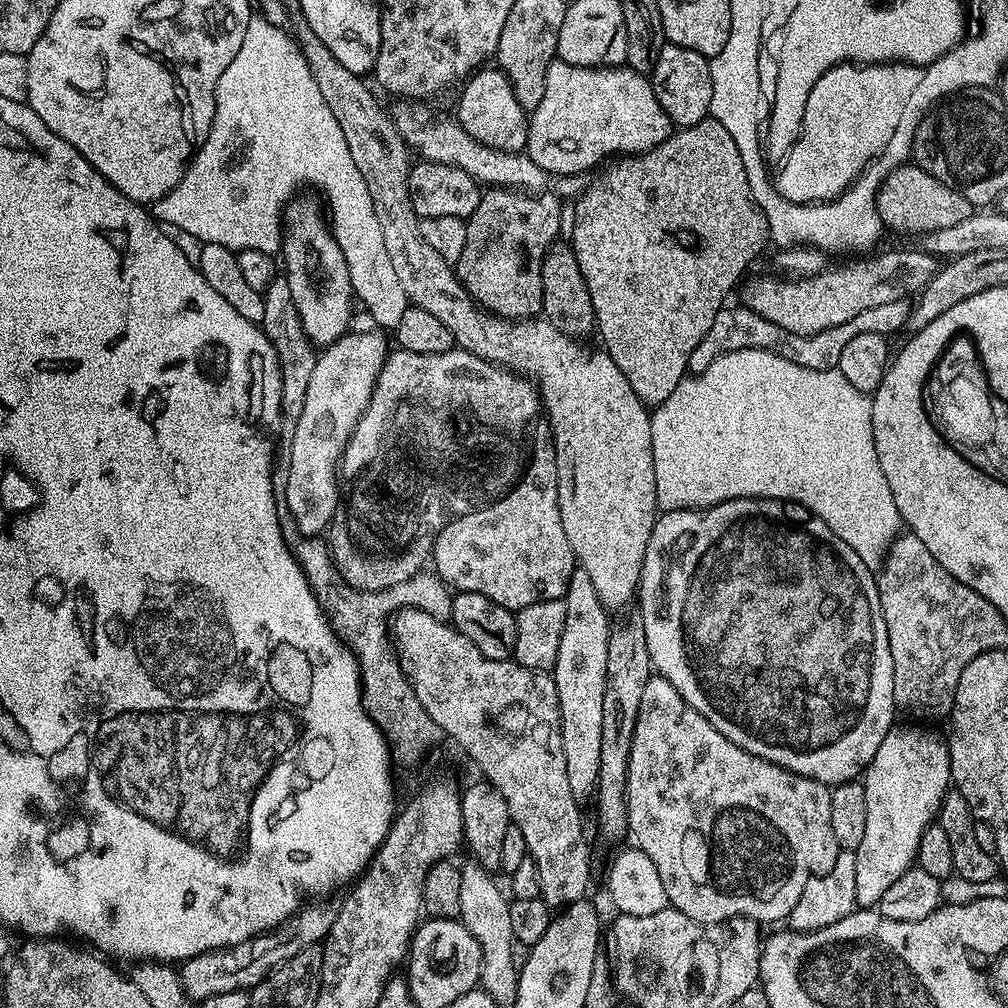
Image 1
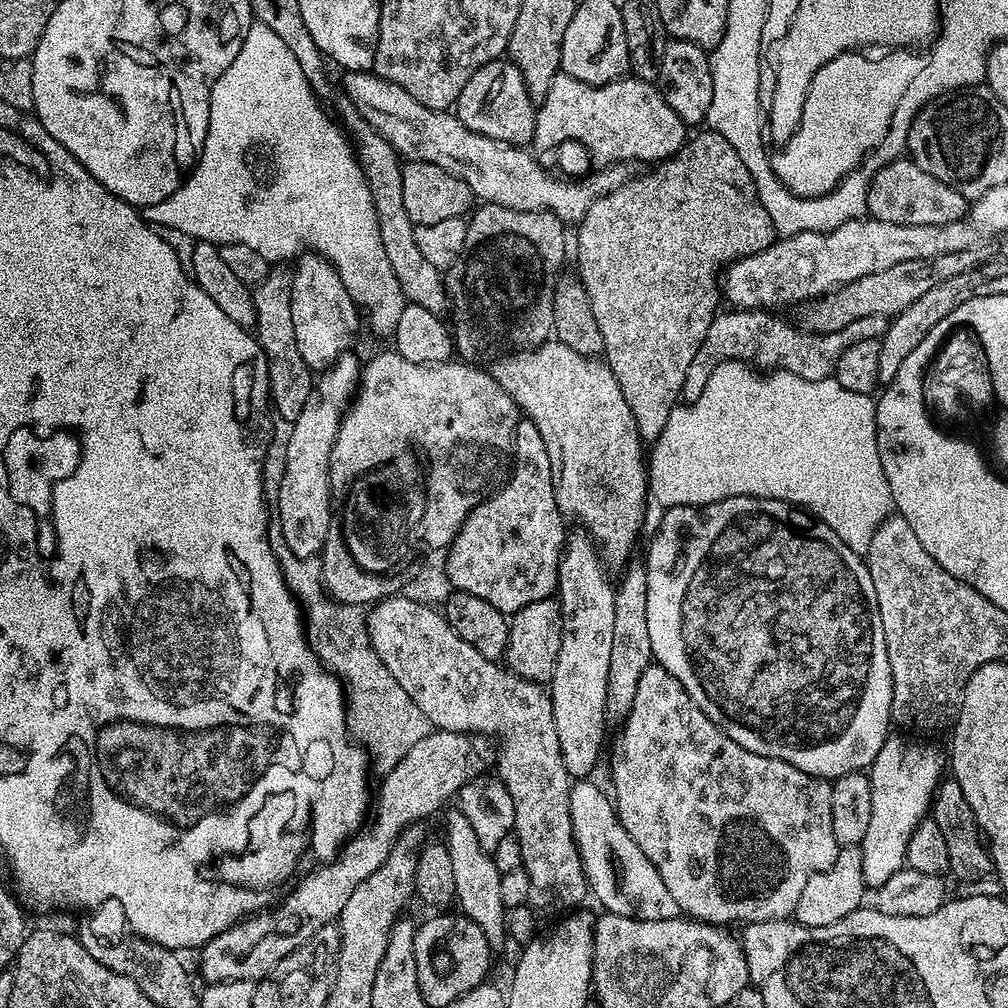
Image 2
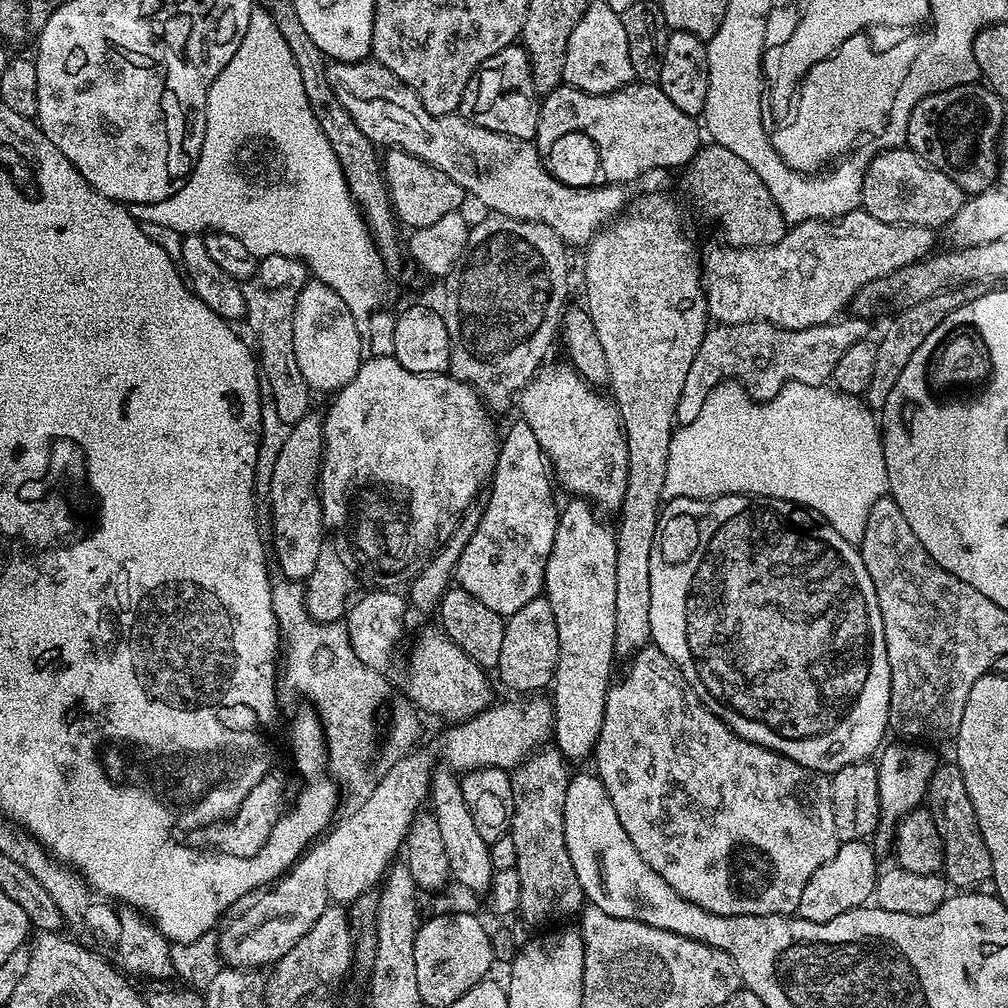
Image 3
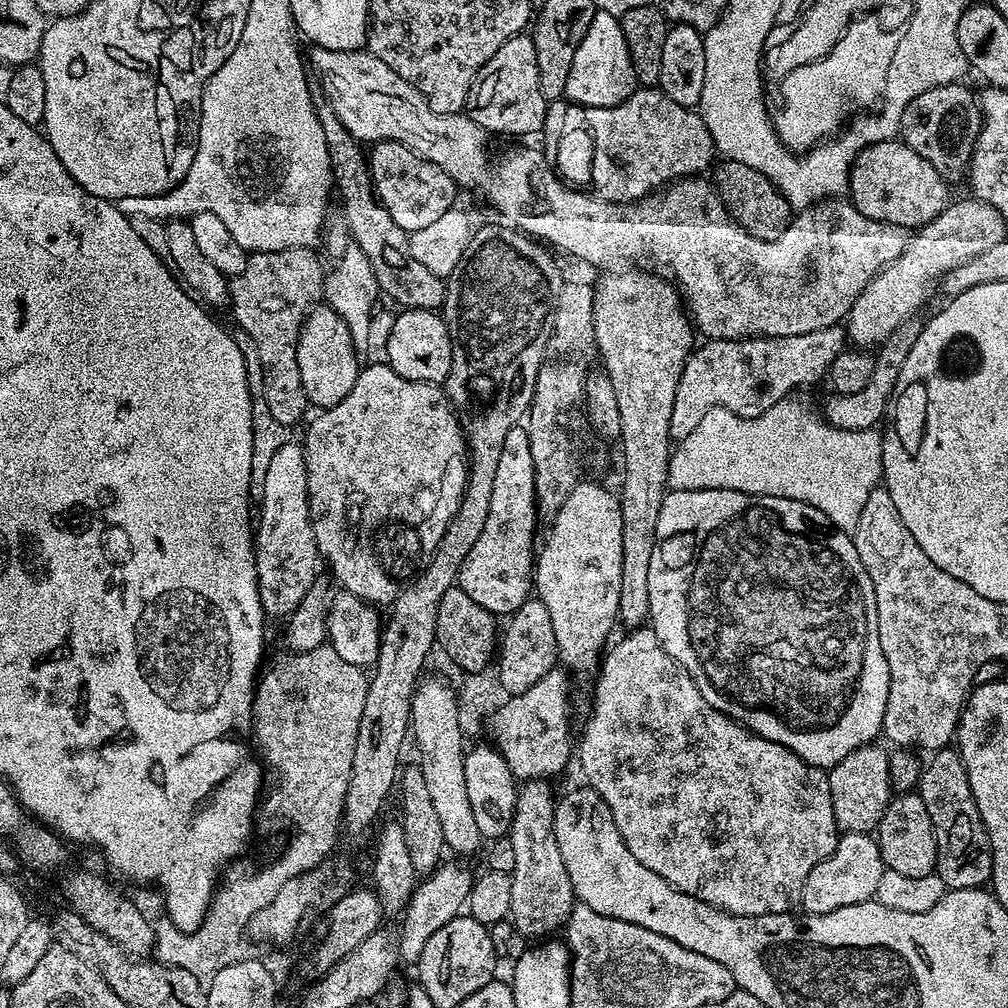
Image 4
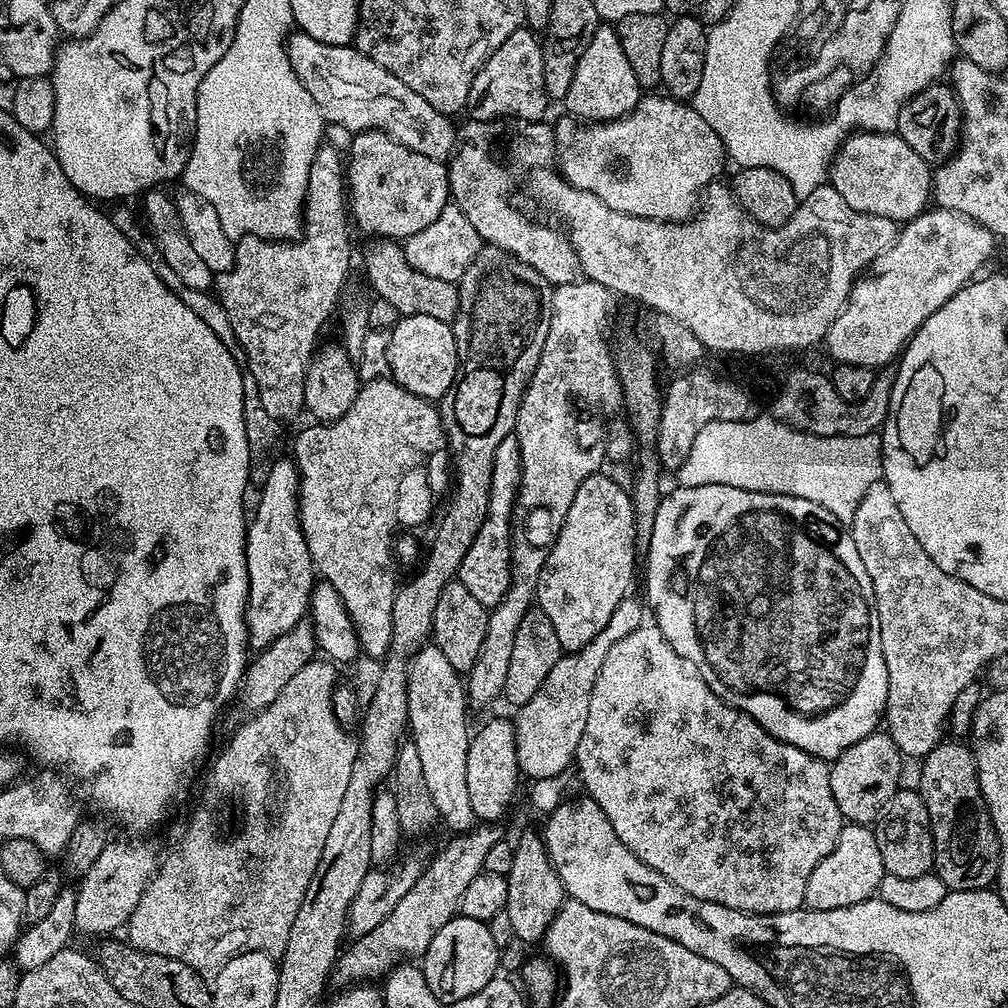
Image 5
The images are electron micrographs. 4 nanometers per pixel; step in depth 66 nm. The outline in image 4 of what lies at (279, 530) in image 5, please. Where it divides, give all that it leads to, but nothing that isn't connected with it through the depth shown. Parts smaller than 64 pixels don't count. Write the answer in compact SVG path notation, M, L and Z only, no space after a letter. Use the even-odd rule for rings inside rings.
M299 443L282 446L270 461L263 497L258 504L258 527L254 532L256 577L265 617L288 618L318 579L322 557L314 542L308 505L308 475L304 449Z

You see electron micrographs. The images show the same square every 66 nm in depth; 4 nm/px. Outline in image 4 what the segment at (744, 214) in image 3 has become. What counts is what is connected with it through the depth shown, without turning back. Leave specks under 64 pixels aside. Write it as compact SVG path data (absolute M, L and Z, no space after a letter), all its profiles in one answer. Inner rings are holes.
M725 159L723 163L715 165L714 187L724 199L724 204L728 207L731 216L747 232L754 234L754 238L773 240L786 234L786 230L792 225L794 209L792 203L776 189L774 182L770 182L766 174L758 174L758 170L742 162Z

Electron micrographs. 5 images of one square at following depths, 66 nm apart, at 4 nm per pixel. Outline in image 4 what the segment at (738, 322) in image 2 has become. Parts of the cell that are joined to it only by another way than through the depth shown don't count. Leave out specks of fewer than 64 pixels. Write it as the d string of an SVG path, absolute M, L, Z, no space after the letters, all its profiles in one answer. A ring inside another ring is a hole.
M843 327L823 328L797 336L751 336L749 340L708 340L684 363L682 378L674 394L670 434L679 442L706 418L712 408L725 408L753 420L785 399L799 384L812 384L829 375L834 358L845 351Z

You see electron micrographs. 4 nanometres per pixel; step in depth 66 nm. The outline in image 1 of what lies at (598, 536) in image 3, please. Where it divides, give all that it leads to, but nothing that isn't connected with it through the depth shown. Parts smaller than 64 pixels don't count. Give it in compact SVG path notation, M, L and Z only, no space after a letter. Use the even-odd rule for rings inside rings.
M573 572L564 592L566 626L562 626L562 643L551 677L556 683L558 706L561 710L562 747L566 758L567 781L577 802L591 797L596 791L601 765L602 698L606 689L606 650L612 637L613 625L608 624L609 609L598 598L590 574Z

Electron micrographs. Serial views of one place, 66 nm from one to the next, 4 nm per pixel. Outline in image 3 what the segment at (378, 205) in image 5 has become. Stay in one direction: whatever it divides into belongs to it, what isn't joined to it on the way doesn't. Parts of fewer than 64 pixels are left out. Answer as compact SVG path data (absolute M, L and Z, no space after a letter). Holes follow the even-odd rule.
M392 148L383 153L382 171L395 217L401 225L409 224L409 229L415 230L438 222L438 218L457 211L460 203L466 200L464 188L458 186L450 174L442 174L442 170L422 162L422 158L414 154L403 152L401 148Z

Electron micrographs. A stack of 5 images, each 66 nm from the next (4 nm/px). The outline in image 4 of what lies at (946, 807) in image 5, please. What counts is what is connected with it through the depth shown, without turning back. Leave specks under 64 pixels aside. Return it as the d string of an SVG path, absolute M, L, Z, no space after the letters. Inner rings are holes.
M952 746L939 749L929 760L932 761L925 763L920 773L918 791L934 822L938 842L935 875L942 878L948 890L987 885L992 878L992 843L974 800L967 766Z

